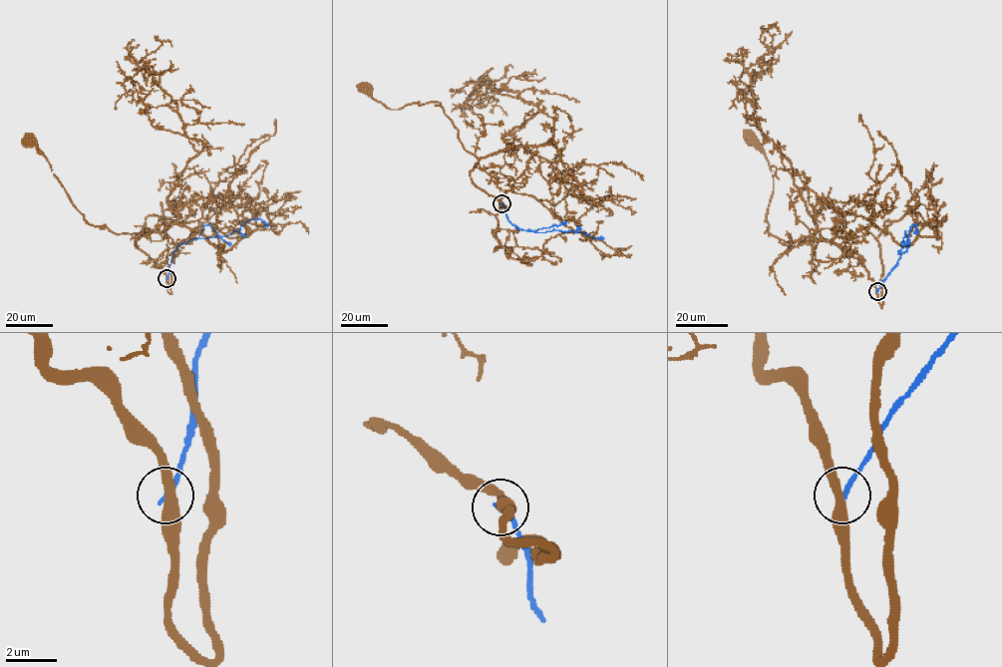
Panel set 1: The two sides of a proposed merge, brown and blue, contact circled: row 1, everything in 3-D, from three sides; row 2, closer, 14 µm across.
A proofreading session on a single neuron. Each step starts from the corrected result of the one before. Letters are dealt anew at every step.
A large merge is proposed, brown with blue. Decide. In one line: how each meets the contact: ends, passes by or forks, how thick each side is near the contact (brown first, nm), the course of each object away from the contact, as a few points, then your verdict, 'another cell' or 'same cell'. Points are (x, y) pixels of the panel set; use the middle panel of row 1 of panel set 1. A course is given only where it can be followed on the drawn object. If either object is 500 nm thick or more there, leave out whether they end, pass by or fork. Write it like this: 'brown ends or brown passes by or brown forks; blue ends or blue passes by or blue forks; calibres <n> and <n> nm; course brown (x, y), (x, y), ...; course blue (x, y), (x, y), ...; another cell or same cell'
brown passes by; blue ends; calibres 400 and 200 nm; course brown (501, 202), (473, 182), (470, 171), (478, 159), (465, 149), (439, 103), (389, 109), (364, 88); course blue (501, 203), (509, 221), (524, 230), (573, 230), (604, 238); another cell

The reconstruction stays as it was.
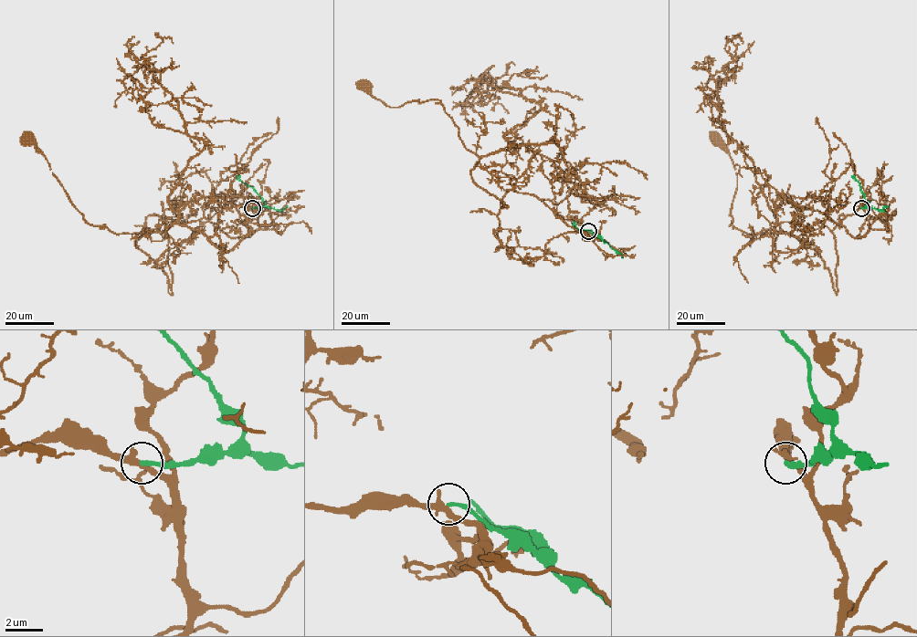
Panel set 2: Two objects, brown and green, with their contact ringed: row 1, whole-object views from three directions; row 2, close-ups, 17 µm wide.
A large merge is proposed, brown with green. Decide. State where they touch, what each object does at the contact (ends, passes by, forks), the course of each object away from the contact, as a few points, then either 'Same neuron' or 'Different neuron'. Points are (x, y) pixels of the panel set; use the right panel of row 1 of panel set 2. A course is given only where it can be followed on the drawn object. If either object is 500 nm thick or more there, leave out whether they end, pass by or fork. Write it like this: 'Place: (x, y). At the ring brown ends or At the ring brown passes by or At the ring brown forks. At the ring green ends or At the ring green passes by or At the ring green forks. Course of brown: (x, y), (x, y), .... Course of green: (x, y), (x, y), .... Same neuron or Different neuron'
Place: (861, 208). At the ring brown forks. At the ring green ends. Course of brown: (861, 208), (862, 236), (820, 223), (836, 295), (790, 234), (730, 225), (737, 173), (715, 139). Course of green: (861, 208), (868, 205), (868, 202), (859, 182), (852, 175). Different neuron

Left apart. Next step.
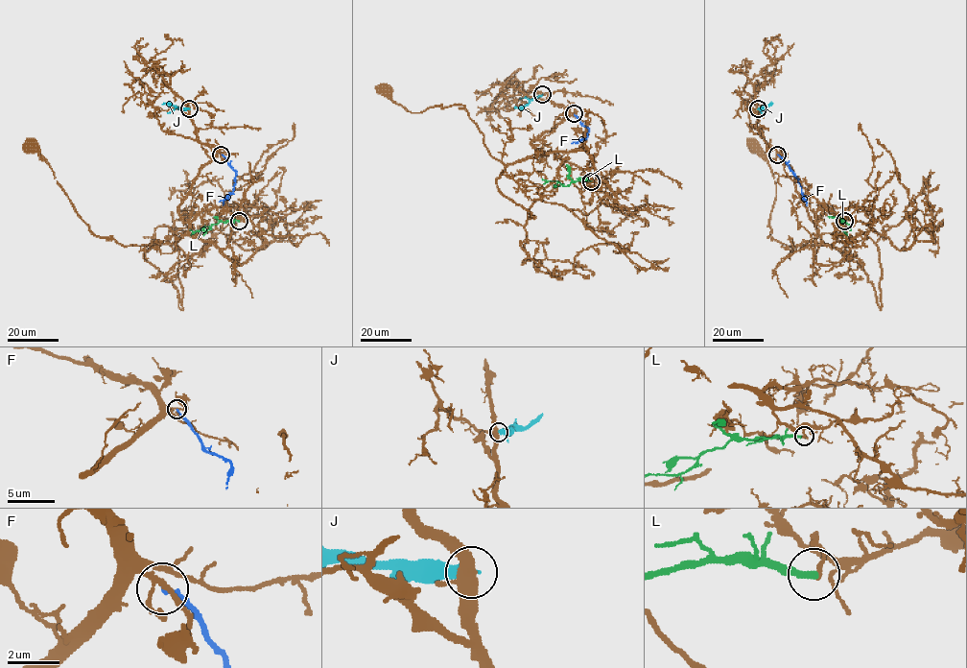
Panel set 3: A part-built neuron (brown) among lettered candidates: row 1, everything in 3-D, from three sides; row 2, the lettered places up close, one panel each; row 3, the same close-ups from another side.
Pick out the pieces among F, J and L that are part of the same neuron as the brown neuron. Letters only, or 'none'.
none

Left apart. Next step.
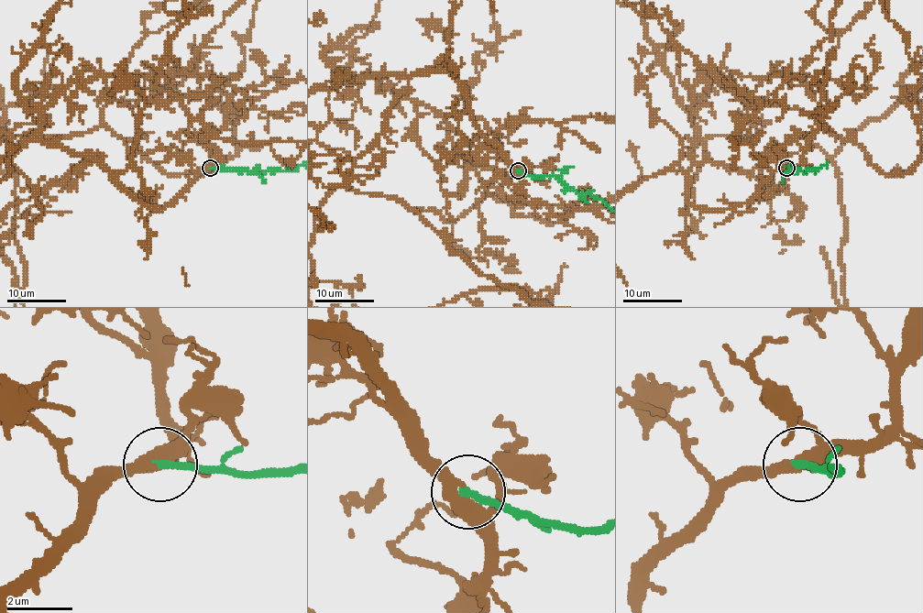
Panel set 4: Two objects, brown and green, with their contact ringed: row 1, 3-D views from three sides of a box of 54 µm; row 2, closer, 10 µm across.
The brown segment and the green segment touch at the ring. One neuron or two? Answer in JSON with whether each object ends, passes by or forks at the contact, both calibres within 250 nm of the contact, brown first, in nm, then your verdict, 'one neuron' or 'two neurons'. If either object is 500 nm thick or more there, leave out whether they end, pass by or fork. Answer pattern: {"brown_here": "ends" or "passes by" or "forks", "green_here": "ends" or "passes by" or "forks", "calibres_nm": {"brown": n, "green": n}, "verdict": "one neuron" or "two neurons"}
{"brown_here": "passes by", "green_here": "ends", "calibres_nm": {"brown": 360, "green": 240}, "verdict": "one neuron"}

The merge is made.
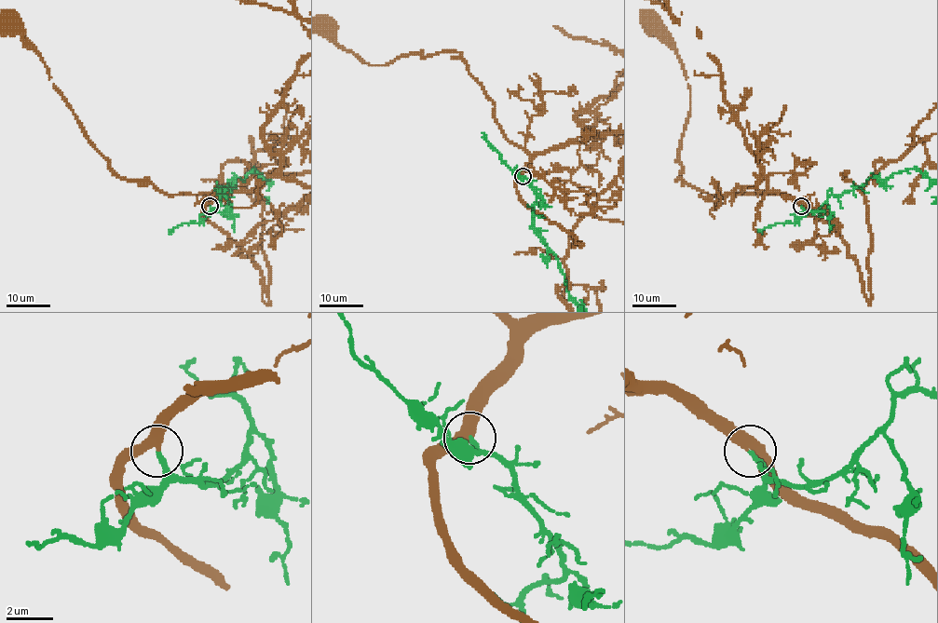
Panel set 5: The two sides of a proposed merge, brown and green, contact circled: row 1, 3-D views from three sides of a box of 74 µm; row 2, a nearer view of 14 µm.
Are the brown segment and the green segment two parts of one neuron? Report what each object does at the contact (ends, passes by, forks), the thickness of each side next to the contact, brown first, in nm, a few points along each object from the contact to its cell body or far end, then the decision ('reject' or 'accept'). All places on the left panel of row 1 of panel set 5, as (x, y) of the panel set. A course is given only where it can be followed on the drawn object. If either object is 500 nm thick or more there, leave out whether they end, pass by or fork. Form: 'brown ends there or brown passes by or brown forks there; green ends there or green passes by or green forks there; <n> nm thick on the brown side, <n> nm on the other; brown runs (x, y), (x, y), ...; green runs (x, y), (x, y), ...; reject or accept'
brown passes by; green ends there; 400 nm thick on the brown side, 200 nm on the other; brown runs (210, 206), (216, 194), (168, 196), (143, 183), (146, 178), (119, 177), (49, 79), (42, 57), (9, 23); accept

